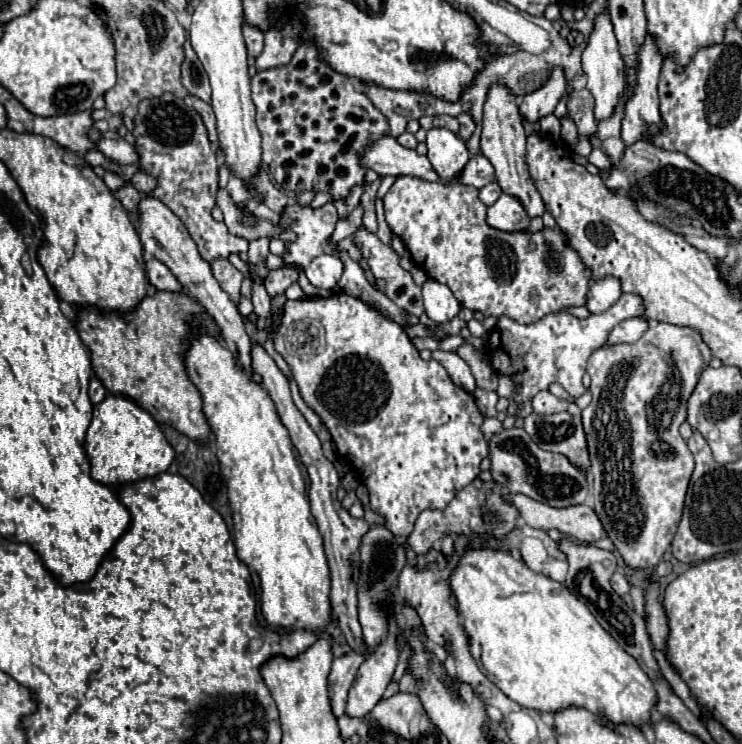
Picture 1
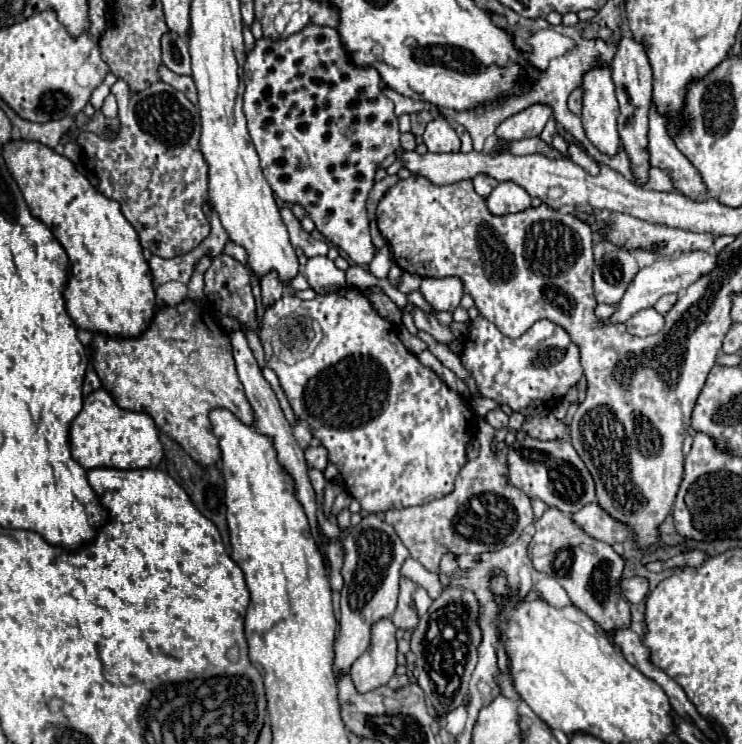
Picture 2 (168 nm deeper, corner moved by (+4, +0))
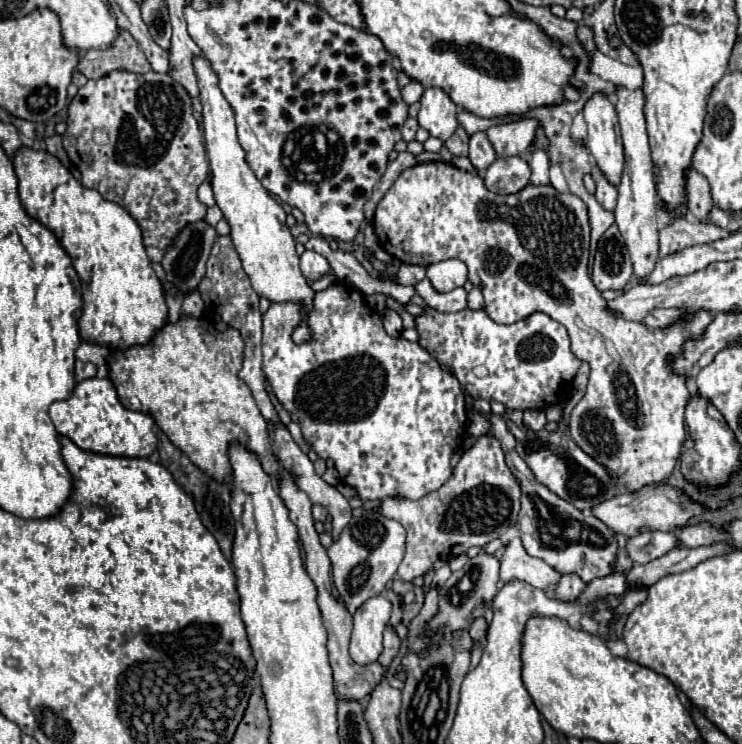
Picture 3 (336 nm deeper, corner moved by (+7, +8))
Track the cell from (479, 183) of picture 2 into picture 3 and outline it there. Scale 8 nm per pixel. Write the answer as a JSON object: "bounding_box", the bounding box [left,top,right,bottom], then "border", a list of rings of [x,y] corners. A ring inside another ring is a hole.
{"bounding_box":[469,132,497,172],"border":[[[477,132],[477,134],[471,136],[471,140],[469,140],[469,160],[479,172],[489,168],[489,164],[493,164],[493,160],[497,160],[497,154],[493,152],[493,144],[485,136],[485,132]]]}

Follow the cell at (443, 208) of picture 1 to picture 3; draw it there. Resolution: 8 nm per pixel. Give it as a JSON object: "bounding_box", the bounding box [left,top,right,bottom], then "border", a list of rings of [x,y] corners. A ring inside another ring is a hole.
{"bounding_box":[373,162,713,492],"border":[[[427,162],[427,164],[415,164],[411,168],[407,168],[395,182],[393,186],[385,192],[385,196],[379,200],[375,216],[373,216],[373,228],[375,234],[379,238],[379,244],[383,246],[385,252],[389,252],[393,258],[397,258],[403,264],[417,264],[417,266],[429,266],[447,258],[459,258],[467,264],[469,268],[469,280],[473,286],[481,288],[483,298],[485,298],[485,312],[491,316],[491,320],[495,320],[497,324],[515,324],[517,320],[523,320],[525,316],[531,316],[533,312],[545,312],[547,316],[551,316],[553,320],[561,322],[571,338],[571,352],[581,360],[587,362],[591,366],[591,376],[589,376],[589,384],[587,384],[587,392],[585,396],[575,404],[575,408],[571,410],[569,416],[569,436],[575,440],[575,444],[587,452],[593,460],[597,460],[607,472],[609,476],[613,476],[613,482],[617,484],[619,490],[623,492],[639,492],[643,486],[649,484],[663,484],[669,480],[679,454],[681,454],[681,444],[685,440],[685,406],[691,398],[691,392],[687,388],[687,376],[675,372],[675,362],[681,356],[683,344],[695,338],[701,338],[707,330],[707,326],[713,322],[713,312],[699,308],[699,310],[691,310],[685,308],[685,320],[677,320],[677,324],[671,324],[669,328],[647,328],[641,322],[629,322],[629,320],[621,320],[621,316],[613,316],[613,312],[609,312],[609,308],[605,308],[605,298],[601,296],[601,292],[595,288],[591,276],[589,276],[589,268],[587,268],[587,258],[589,258],[589,218],[587,218],[587,206],[575,196],[575,194],[559,194],[551,184],[547,186],[533,186],[527,184],[521,192],[517,194],[509,194],[509,196],[501,196],[495,192],[489,192],[483,184],[483,178],[477,172],[467,172],[461,168],[455,168],[449,162]]]}

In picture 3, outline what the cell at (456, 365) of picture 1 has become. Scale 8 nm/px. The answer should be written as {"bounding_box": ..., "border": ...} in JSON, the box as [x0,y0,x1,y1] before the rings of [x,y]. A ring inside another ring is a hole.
{"bounding_box":[383,310,403,334],"border":[[[385,310],[383,312],[383,324],[385,324],[385,330],[391,334],[399,334],[403,330],[403,324],[401,324],[401,316],[399,314],[391,314],[391,310]]]}

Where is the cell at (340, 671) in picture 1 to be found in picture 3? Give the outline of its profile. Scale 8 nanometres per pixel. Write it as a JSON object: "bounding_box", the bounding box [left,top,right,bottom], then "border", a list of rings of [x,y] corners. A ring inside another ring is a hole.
{"bounding_box":[327,512,405,614],"border":[[[365,512],[361,518],[351,518],[327,552],[333,564],[333,584],[345,608],[353,614],[365,600],[379,596],[387,582],[393,580],[405,554],[405,528],[381,512]]]}

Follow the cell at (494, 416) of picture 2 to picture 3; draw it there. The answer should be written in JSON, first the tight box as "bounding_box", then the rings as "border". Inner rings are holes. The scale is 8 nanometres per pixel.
{"bounding_box":[491,414,617,584],"border":[[[491,414],[491,434],[501,442],[509,470],[521,480],[523,496],[521,496],[521,512],[517,524],[523,548],[529,552],[529,556],[545,560],[551,568],[557,568],[557,572],[563,576],[565,572],[577,572],[577,576],[581,576],[581,580],[587,584],[589,580],[609,576],[609,572],[613,572],[617,564],[615,534],[601,520],[597,520],[595,516],[585,516],[573,504],[561,500],[557,494],[553,494],[549,488],[545,488],[535,480],[527,464],[513,450],[515,436],[507,430],[505,418],[501,414]]]}

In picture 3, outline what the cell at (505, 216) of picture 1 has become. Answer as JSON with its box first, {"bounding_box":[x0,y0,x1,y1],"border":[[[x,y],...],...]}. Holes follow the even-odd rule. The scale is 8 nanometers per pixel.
{"bounding_box":[485,156,529,194],"border":[[[521,156],[497,158],[485,170],[485,186],[495,194],[517,194],[529,184],[529,164]]]}

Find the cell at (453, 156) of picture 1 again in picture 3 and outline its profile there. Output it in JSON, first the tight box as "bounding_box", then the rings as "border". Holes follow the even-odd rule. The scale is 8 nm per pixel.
{"bounding_box":[419,88,457,140],"border":[[[427,88],[421,96],[421,110],[419,110],[419,126],[425,128],[431,136],[439,140],[447,140],[457,124],[457,106],[441,88]]]}

